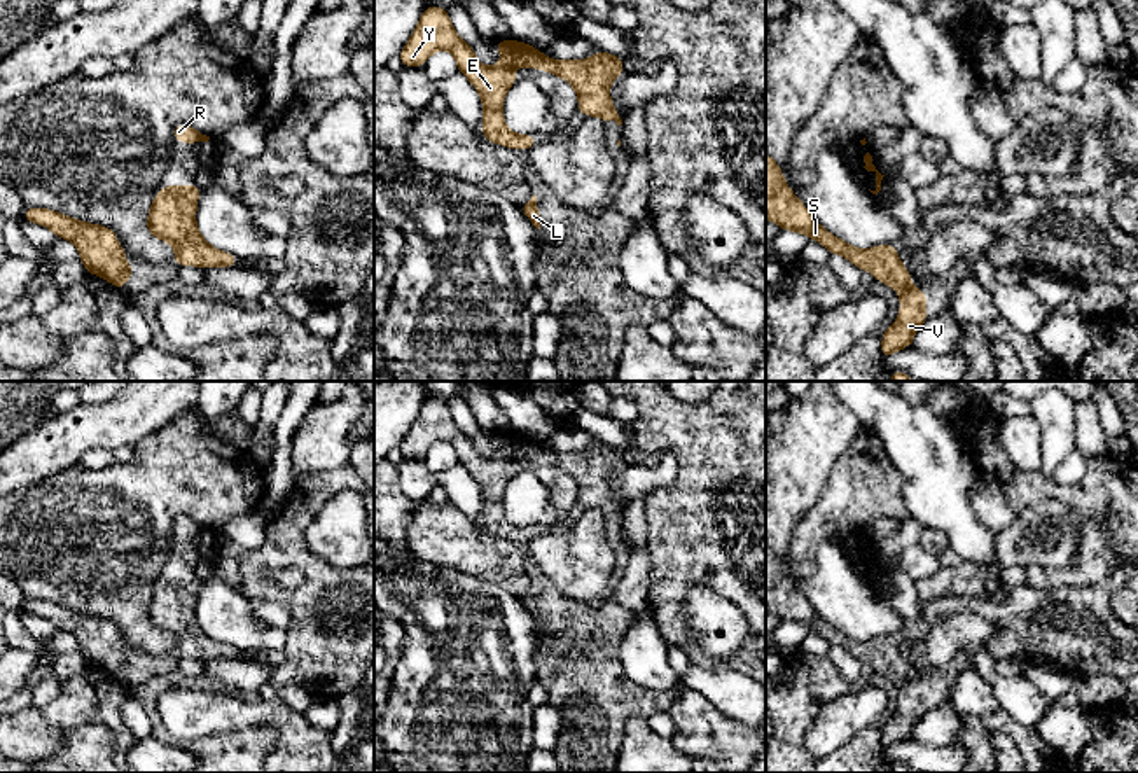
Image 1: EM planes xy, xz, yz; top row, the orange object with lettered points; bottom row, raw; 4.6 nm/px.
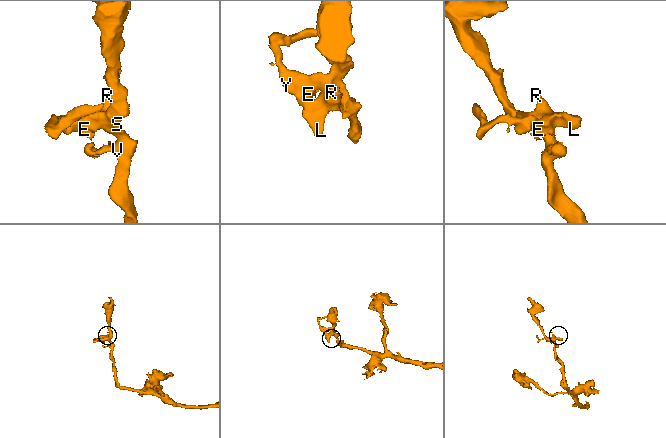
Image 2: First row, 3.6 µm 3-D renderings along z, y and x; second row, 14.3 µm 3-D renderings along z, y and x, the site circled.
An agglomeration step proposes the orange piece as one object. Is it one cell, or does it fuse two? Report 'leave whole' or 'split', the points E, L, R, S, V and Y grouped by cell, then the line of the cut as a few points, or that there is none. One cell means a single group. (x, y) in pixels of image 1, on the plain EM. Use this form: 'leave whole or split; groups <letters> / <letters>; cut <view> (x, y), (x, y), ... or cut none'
leave whole; groups E L R S V Y; cut none

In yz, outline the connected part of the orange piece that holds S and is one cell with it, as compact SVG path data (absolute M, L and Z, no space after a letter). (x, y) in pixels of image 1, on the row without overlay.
M766 544L766 610L792 624L804 624L820 633L830 645L851 652L860 663L869 661L874 672L895 680L900 687L900 707L883 722L881 750L912 736L918 721L928 712L925 707L925 682L914 680L909 663L897 647L897 638L879 637L860 642L832 628L809 605L806 596L787 577L781 560Z

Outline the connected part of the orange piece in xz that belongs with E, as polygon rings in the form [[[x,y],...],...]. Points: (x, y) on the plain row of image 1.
[[[428,397],[399,451],[404,458],[423,458],[435,442],[449,442],[456,451],[458,463],[481,486],[484,530],[514,542],[530,542],[537,537],[535,526],[516,526],[505,518],[502,497],[505,484],[517,472],[514,458],[537,458],[568,472],[579,486],[579,505],[622,516],[608,484],[608,477],[624,463],[622,449],[598,441],[589,451],[547,451],[544,444],[524,434],[503,432],[493,437],[503,446],[502,453],[495,458],[481,456],[472,439],[453,421],[448,402]]]

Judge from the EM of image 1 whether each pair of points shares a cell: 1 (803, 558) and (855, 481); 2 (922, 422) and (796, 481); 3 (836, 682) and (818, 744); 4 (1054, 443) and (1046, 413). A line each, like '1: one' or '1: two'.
1: one
2: two
3: two
4: one

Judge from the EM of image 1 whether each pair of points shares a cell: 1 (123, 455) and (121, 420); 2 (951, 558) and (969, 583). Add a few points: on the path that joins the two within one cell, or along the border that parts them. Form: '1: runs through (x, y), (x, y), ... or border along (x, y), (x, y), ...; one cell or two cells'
1: border along (131, 445), (121, 445), (112, 453); two cells
2: border along (962, 560), (943, 567); two cells

